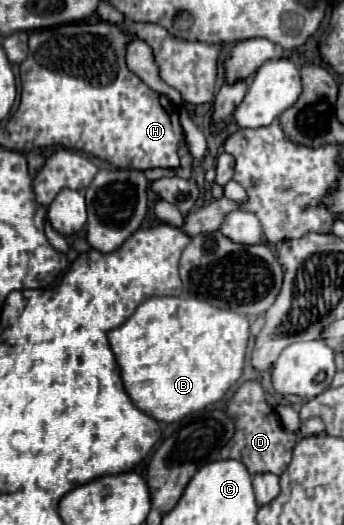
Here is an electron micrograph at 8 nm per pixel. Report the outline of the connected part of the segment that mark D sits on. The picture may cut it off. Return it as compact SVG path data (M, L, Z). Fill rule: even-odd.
M257 380L243 382L237 388L237 392L233 394L233 398L229 400L227 414L235 420L237 430L235 430L235 436L231 438L231 442L221 450L221 458L237 460L237 454L241 454L239 458L251 476L255 476L259 472L273 472L279 476L287 468L287 464L291 462L291 450L297 442L297 436L287 432L281 426L279 416L265 402L265 392L263 392L261 384Z

